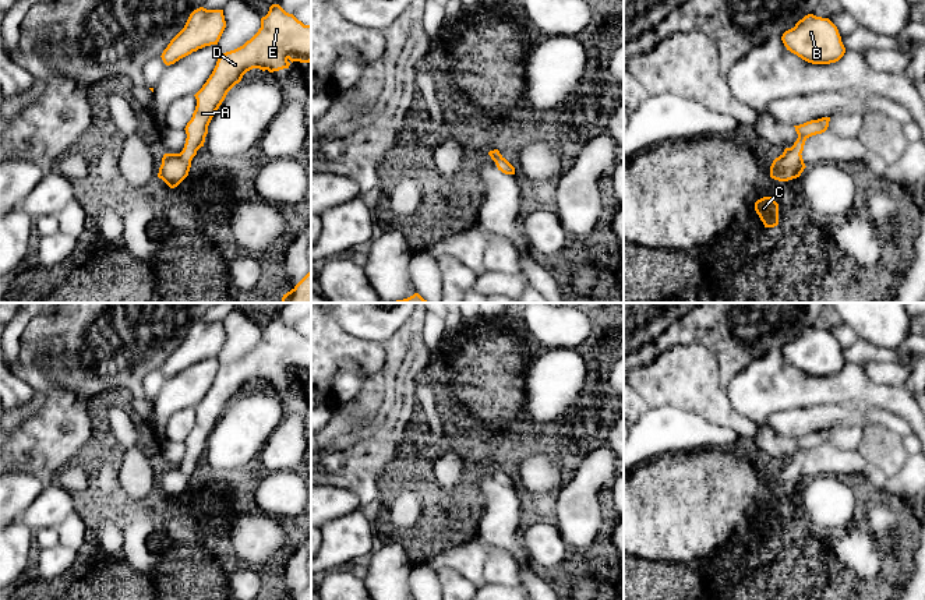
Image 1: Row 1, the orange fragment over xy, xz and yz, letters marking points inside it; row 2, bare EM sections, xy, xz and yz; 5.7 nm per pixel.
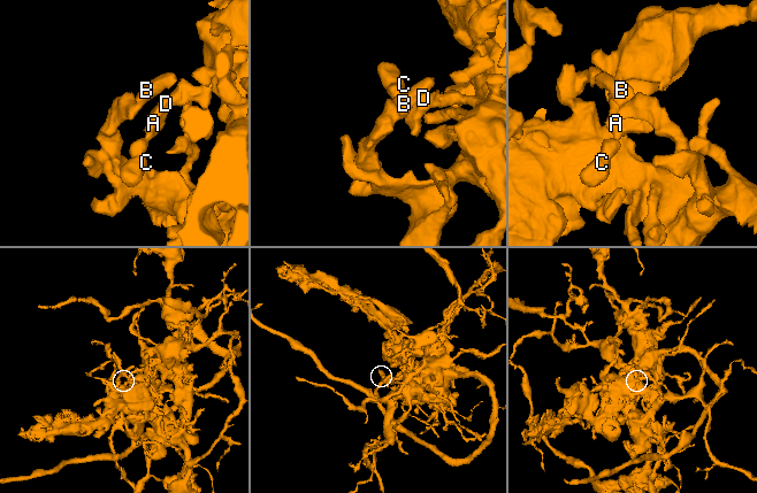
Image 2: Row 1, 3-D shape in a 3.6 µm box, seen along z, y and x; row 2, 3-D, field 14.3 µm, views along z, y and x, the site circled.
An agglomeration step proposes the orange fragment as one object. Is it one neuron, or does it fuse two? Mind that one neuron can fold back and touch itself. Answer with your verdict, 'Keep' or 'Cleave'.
Keep

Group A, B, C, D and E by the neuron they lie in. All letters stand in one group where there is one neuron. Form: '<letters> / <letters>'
A B C D E

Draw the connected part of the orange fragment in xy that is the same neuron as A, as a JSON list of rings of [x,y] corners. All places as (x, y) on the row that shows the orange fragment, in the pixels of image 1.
[[[272,4],[250,40],[219,54],[212,74],[194,95],[197,106],[184,128],[184,148],[180,153],[163,155],[158,177],[174,188],[188,176],[193,158],[204,147],[212,117],[247,71],[260,68],[273,73],[289,68],[293,61],[311,61],[311,25],[304,25],[279,4]]]

